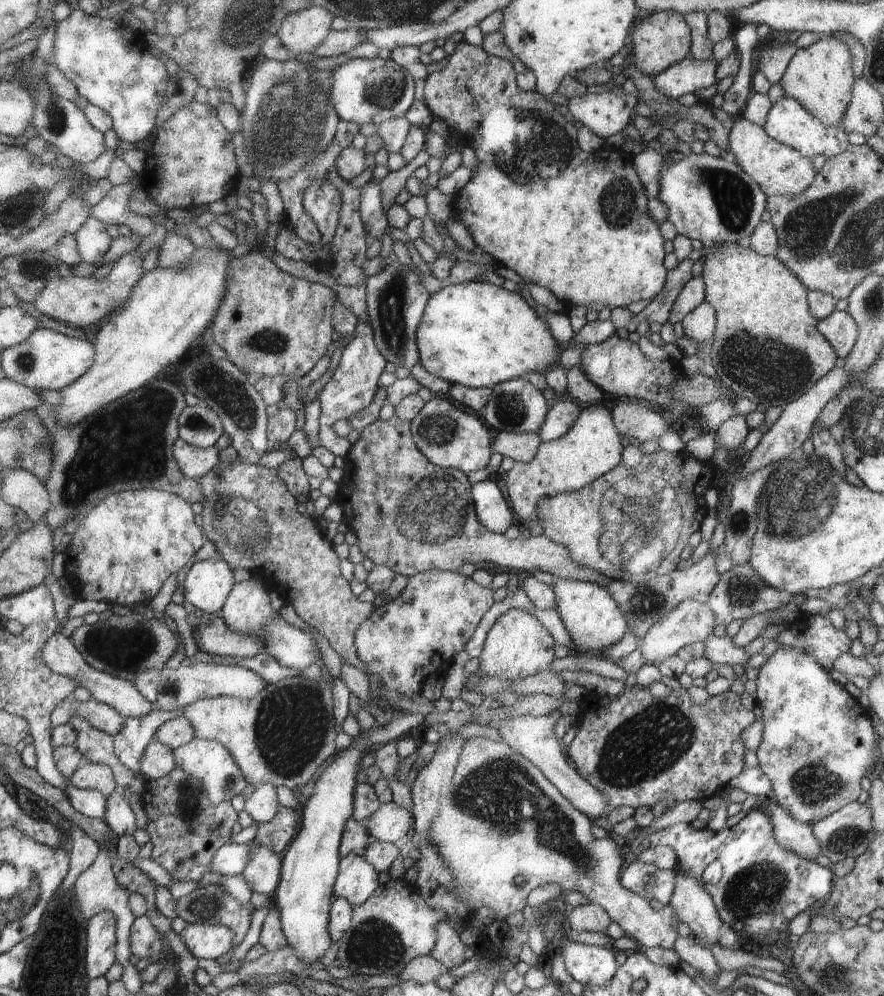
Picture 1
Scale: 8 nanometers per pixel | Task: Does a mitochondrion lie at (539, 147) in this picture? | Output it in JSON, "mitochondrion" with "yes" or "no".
{"mitochondrion":"yes"}

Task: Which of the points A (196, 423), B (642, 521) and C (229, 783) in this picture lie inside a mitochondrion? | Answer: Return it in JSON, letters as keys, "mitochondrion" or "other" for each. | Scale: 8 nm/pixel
{"A":"mitochondrion","B":"mitochondrion","C":"mitochondrion"}

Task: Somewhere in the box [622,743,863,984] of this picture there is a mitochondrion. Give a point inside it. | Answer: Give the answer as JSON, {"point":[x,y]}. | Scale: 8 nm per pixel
{"point":[754,890]}

